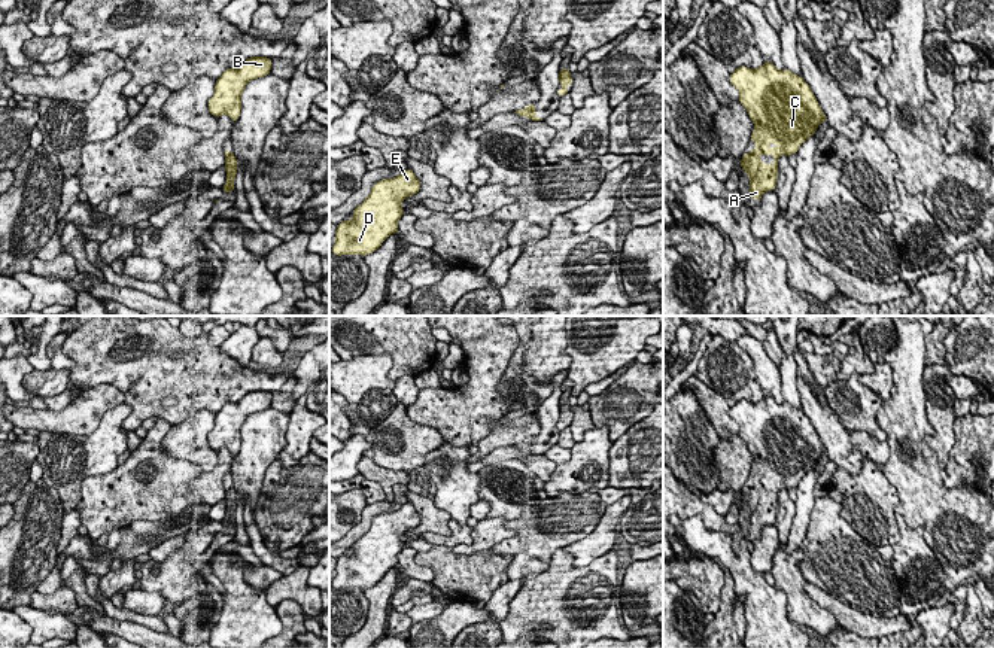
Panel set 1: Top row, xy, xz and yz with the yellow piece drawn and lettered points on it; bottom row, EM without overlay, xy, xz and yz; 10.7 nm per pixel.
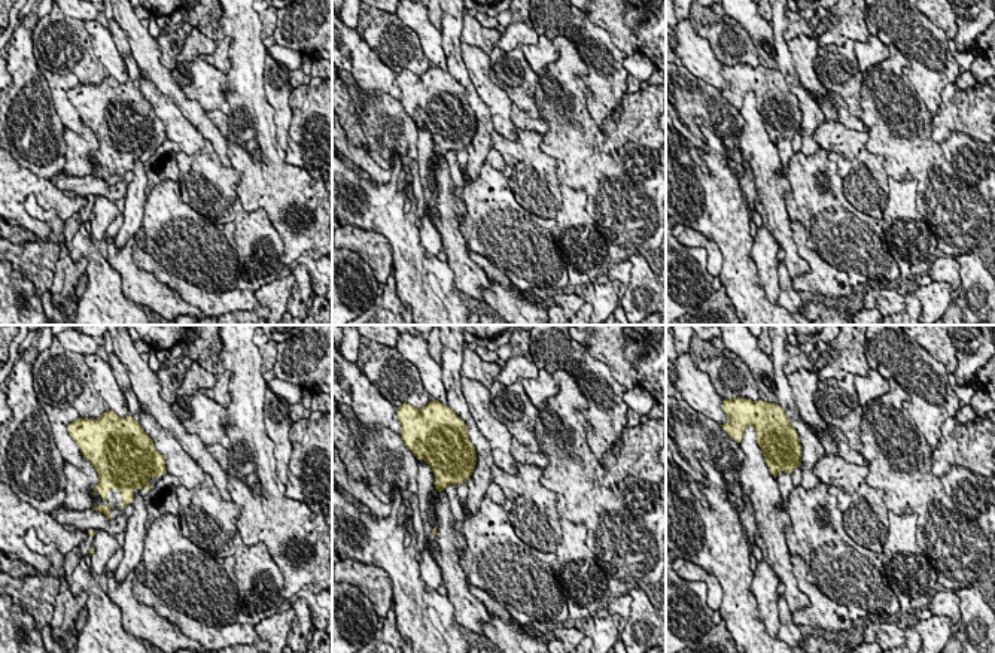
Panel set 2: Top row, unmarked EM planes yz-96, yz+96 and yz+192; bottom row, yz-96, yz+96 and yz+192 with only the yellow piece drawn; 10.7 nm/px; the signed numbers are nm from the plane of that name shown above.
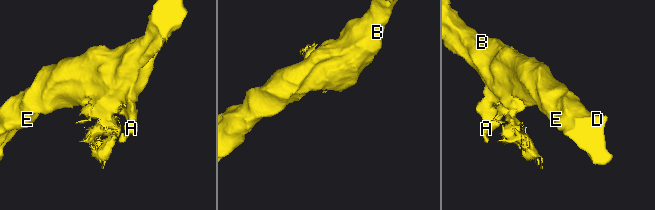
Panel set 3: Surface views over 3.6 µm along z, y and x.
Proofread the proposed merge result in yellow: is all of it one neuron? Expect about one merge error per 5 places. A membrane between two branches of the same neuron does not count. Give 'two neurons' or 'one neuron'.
one neuron

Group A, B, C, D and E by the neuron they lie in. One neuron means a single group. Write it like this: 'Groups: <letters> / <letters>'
Groups: A B C D E

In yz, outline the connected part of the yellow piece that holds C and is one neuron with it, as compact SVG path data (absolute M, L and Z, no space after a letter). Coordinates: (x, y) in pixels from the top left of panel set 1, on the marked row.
M769 60L754 70L745 66L736 67L729 80L738 89L739 103L756 125L751 142L757 146L753 152L744 153L739 165L750 177L753 200L759 201L766 191L776 188L778 158L797 153L799 146L814 136L818 125L827 122L827 118L802 76L788 69L779 72Z

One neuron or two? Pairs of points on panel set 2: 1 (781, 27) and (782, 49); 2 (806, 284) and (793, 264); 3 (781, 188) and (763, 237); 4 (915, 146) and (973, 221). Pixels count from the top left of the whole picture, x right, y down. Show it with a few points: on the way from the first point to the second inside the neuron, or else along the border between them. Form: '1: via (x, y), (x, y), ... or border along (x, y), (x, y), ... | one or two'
1: via (779, 33), (781, 43) | one
2: border along (793, 240), (809, 270), (791, 279) | two
3: border along (764, 227), (781, 248) | two
4: via (919, 164), (955, 203) | one

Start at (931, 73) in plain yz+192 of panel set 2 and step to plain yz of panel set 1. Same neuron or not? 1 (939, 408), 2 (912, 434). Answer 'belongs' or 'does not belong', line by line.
1: belongs
2: does not belong

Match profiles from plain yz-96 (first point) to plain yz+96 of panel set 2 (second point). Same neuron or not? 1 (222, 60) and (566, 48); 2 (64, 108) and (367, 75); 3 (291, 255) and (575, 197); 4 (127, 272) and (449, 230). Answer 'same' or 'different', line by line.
1: different
2: same
3: different
4: same

